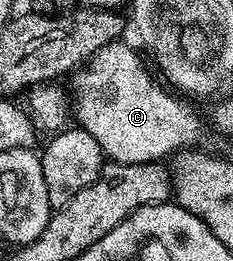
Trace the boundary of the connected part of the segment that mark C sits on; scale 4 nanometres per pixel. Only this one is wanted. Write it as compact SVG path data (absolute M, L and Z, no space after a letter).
M121 39L106 43L94 58L96 73L81 79L76 105L74 101L79 128L94 135L94 143L98 143L109 162L160 163L167 153L203 146L200 144L207 139L208 129L199 113L192 106L183 105L171 88L163 89L126 42Z

